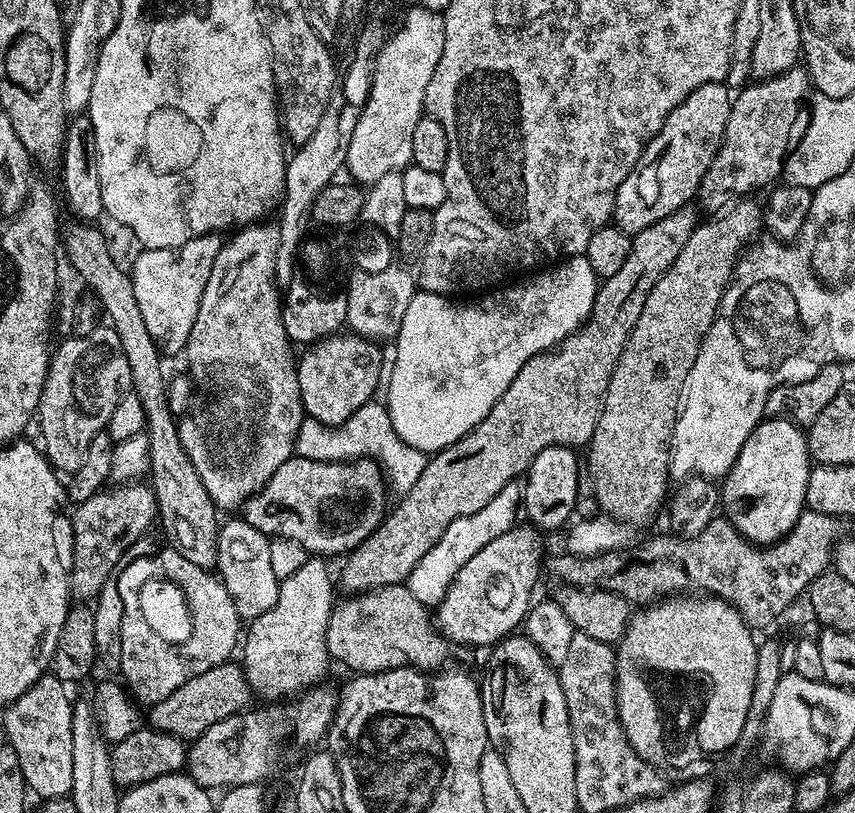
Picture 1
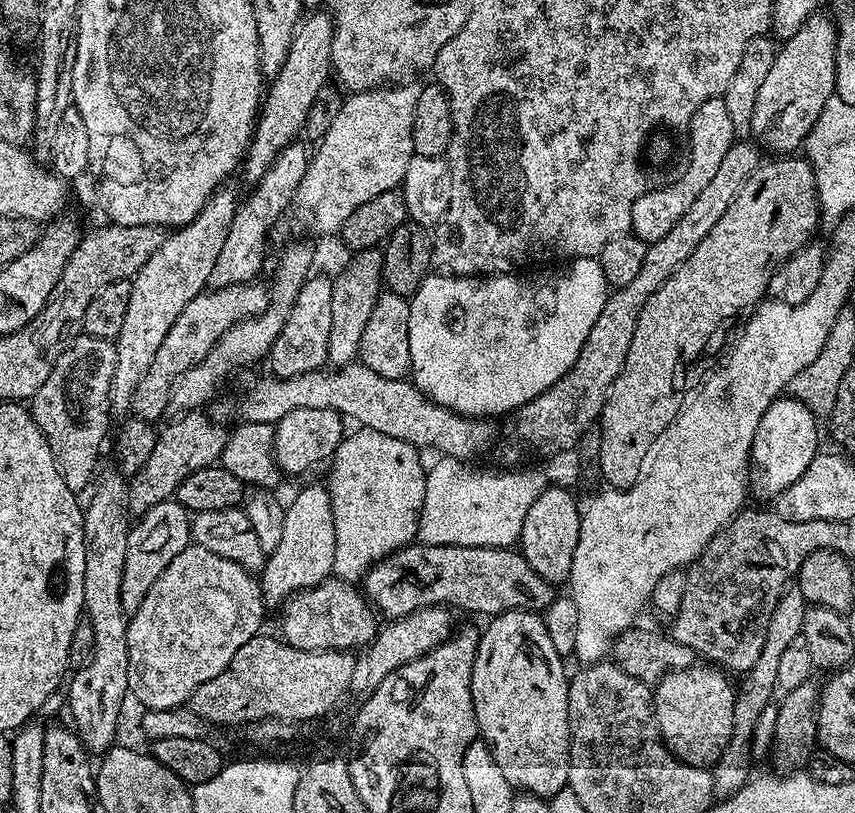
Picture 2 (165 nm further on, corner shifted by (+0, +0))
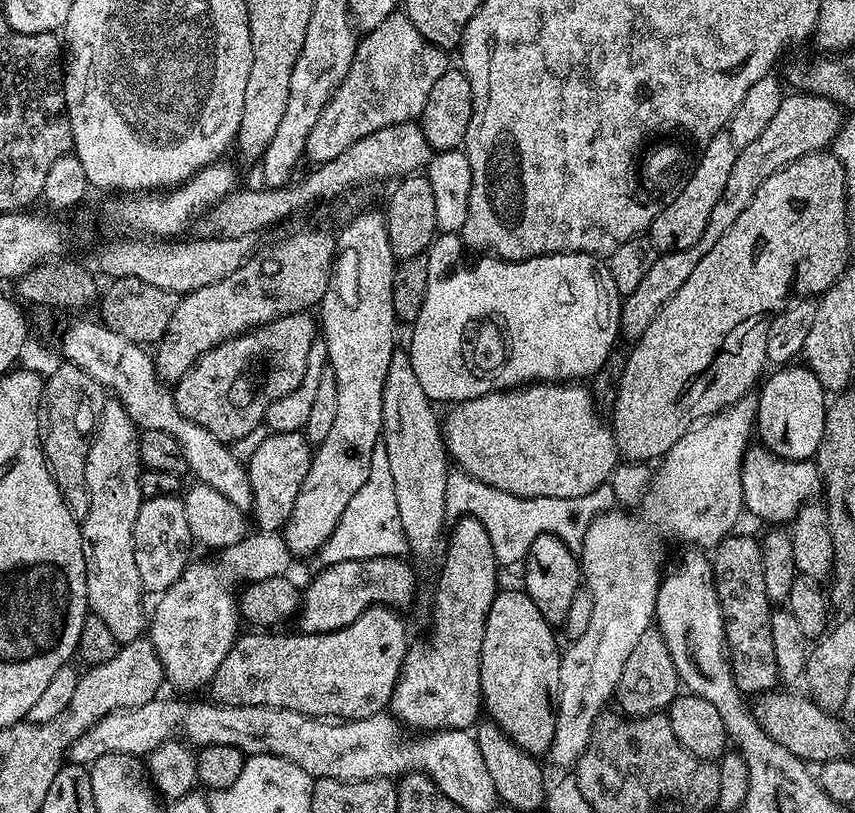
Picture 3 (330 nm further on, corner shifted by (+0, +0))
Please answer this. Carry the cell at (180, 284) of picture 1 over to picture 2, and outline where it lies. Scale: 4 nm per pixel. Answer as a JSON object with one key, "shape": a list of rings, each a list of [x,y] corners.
{"shape":[[[324,10],[313,11],[301,19],[286,62],[271,81],[269,92],[267,89],[263,97],[256,126],[252,130],[252,138],[242,161],[242,172],[244,170],[244,180],[248,186],[259,183],[266,170],[270,170],[270,166],[278,158],[278,154],[282,154],[282,150],[286,150],[286,146],[303,133],[310,106],[314,106],[314,98],[318,98],[318,90],[322,90],[322,86],[330,80],[333,29],[333,17]]]}

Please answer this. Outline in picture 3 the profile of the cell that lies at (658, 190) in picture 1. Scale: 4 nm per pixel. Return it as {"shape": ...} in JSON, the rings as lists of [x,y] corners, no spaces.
{"shape":[[[727,130],[714,134],[714,138],[706,141],[702,158],[694,174],[690,174],[690,182],[682,186],[682,194],[678,194],[678,198],[674,198],[670,206],[666,206],[666,210],[654,218],[647,230],[646,235],[657,253],[681,252],[702,238],[702,230],[706,230],[706,222],[710,222],[710,213],[714,211],[718,198],[722,198],[722,190],[726,190],[730,170],[734,170],[737,151]]]}

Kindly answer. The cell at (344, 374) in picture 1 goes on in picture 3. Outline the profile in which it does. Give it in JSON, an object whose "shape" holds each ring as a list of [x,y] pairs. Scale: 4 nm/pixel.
{"shape":[[[303,431],[274,432],[265,437],[265,440],[263,437],[257,443],[254,454],[246,461],[252,491],[250,512],[259,531],[274,532],[283,529],[290,518],[290,510],[294,510],[302,478],[306,478],[306,470],[310,470],[314,448],[309,444]]]}

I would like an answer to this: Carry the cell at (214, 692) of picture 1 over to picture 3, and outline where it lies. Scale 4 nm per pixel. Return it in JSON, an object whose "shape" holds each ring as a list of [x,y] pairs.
{"shape":[[[377,606],[367,608],[361,616],[354,618],[354,622],[350,622],[350,626],[333,632],[300,632],[295,634],[296,636],[279,636],[279,631],[276,630],[248,630],[252,631],[248,633],[245,631],[243,634],[237,635],[235,642],[232,643],[230,654],[226,654],[226,658],[222,658],[222,666],[218,666],[210,685],[211,699],[215,703],[226,706],[270,706],[271,708],[294,710],[313,718],[339,718],[341,721],[361,720],[362,718],[381,715],[392,703],[394,686],[398,682],[404,659],[410,647],[408,632],[404,629],[404,620],[400,616],[403,615],[397,609]]]}

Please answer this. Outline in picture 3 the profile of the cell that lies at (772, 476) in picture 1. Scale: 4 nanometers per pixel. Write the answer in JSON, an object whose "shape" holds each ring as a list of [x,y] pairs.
{"shape":[[[807,366],[796,367],[777,367],[773,371],[776,373],[772,377],[769,375],[759,385],[755,431],[758,433],[759,443],[771,450],[775,456],[787,460],[811,460],[822,442],[828,404],[822,382],[814,378]]]}

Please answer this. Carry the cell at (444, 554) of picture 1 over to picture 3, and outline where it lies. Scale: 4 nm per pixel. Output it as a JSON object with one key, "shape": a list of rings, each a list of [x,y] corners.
{"shape":[[[452,470],[448,473],[446,482],[446,504],[444,506],[444,515],[448,518],[459,518],[462,516],[473,516],[486,528],[486,534],[490,536],[490,546],[494,550],[497,561],[501,565],[510,562],[521,562],[528,555],[530,546],[534,538],[542,534],[551,534],[557,536],[562,542],[566,542],[568,547],[579,549],[580,543],[586,538],[586,530],[604,512],[613,511],[617,507],[618,501],[611,483],[598,486],[590,494],[579,496],[578,498],[521,498],[514,494],[506,494],[494,486],[490,486],[481,480],[475,480],[465,472]]]}

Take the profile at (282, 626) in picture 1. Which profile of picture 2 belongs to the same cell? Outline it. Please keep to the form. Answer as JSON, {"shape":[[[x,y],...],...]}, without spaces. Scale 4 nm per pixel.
{"shape":[[[308,484],[292,501],[287,501],[282,522],[282,538],[277,548],[267,553],[258,576],[260,589],[264,592],[264,603],[269,609],[279,609],[296,592],[312,588],[332,576],[336,549],[332,493],[321,484]]]}

